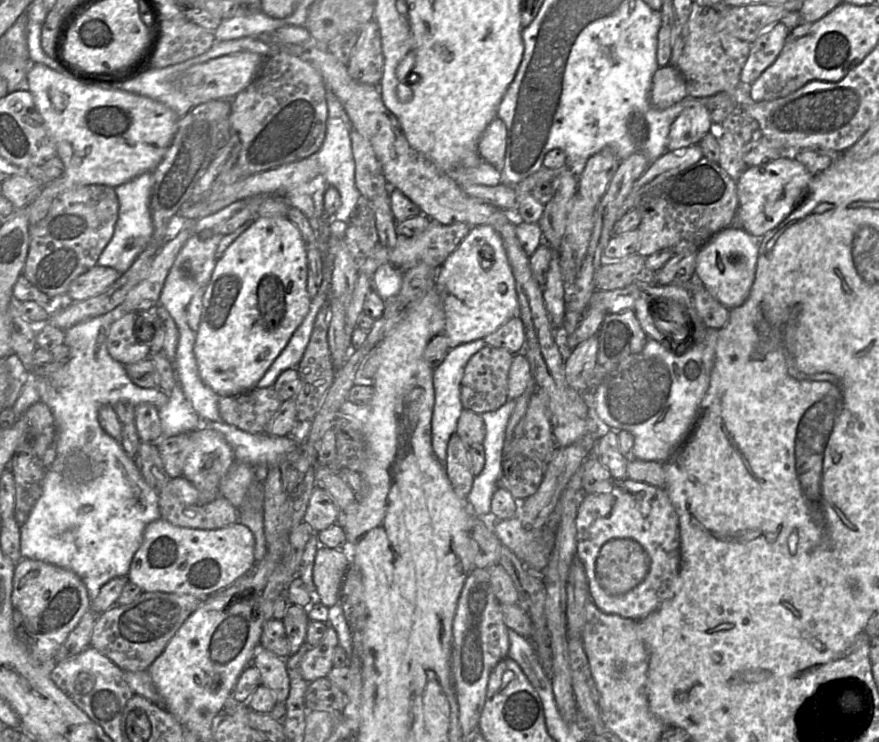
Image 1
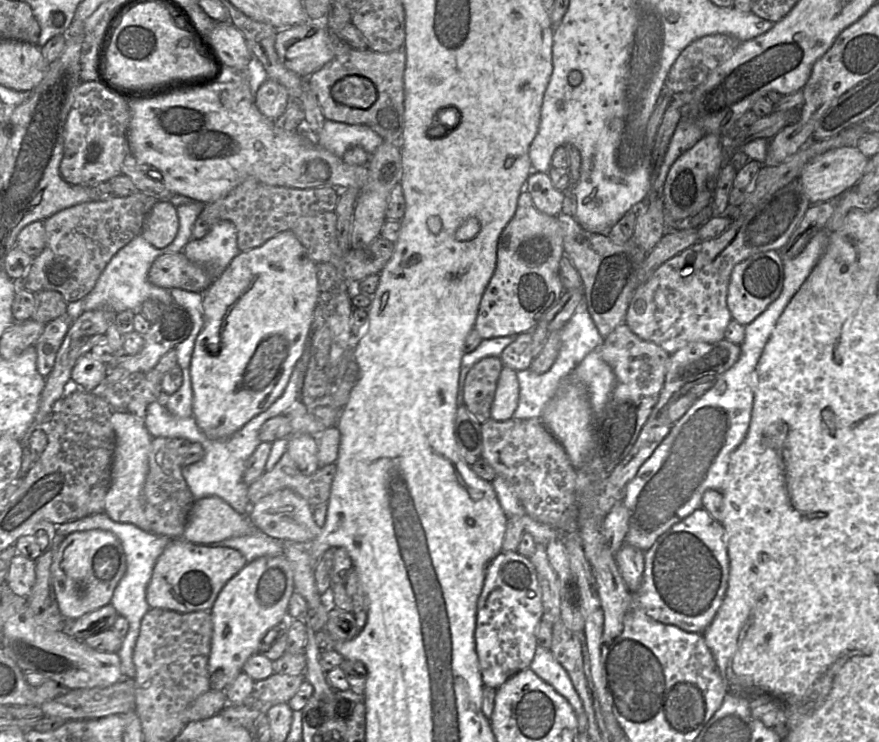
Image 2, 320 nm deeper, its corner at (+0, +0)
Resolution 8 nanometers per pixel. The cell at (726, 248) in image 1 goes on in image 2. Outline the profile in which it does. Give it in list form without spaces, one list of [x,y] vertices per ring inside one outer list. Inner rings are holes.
[[[778,251],[755,254],[735,265],[731,272],[727,292],[727,306],[732,319],[747,326],[775,301],[784,283],[784,268]]]

